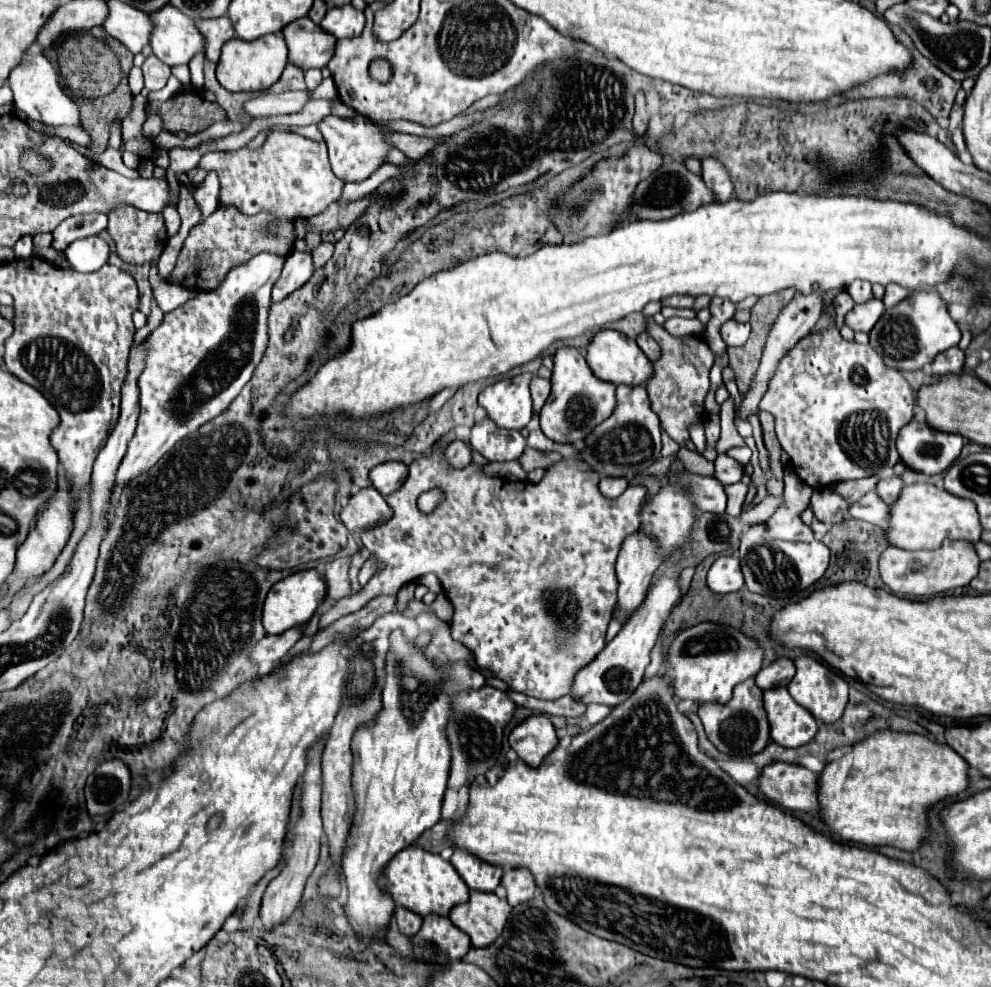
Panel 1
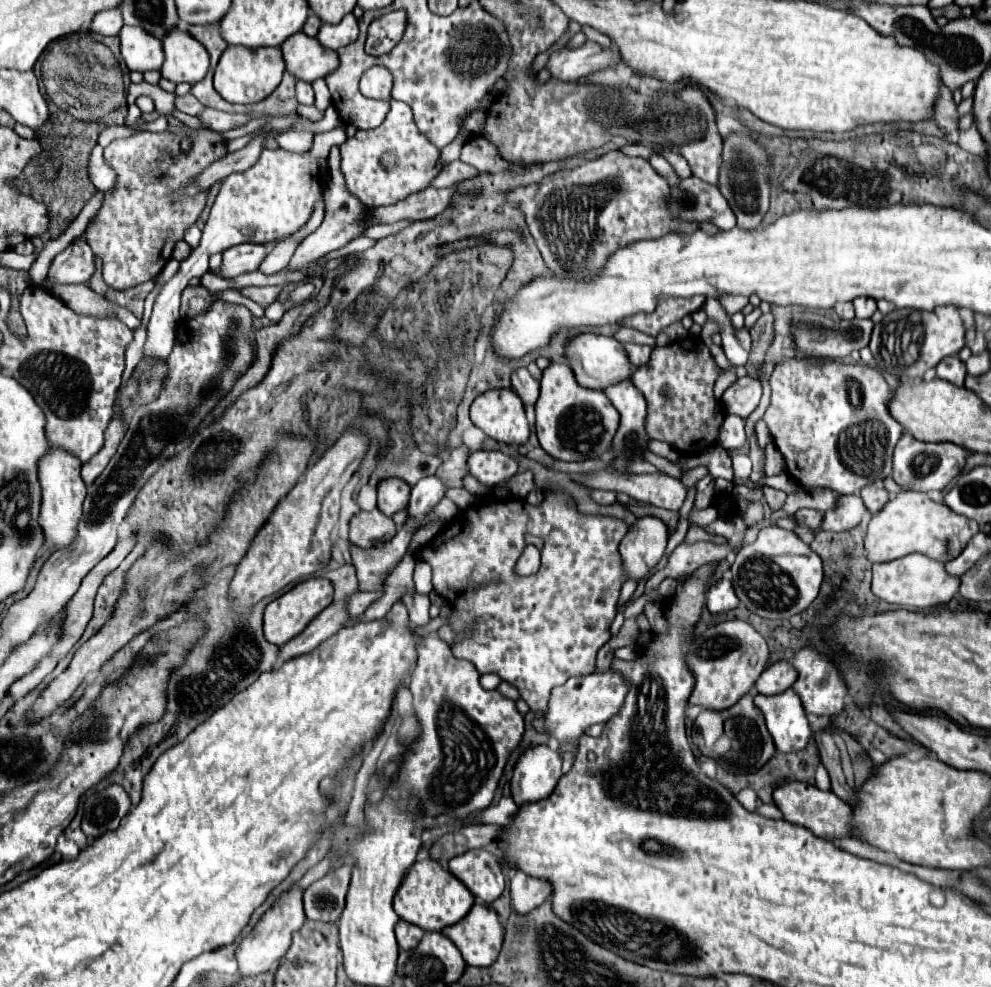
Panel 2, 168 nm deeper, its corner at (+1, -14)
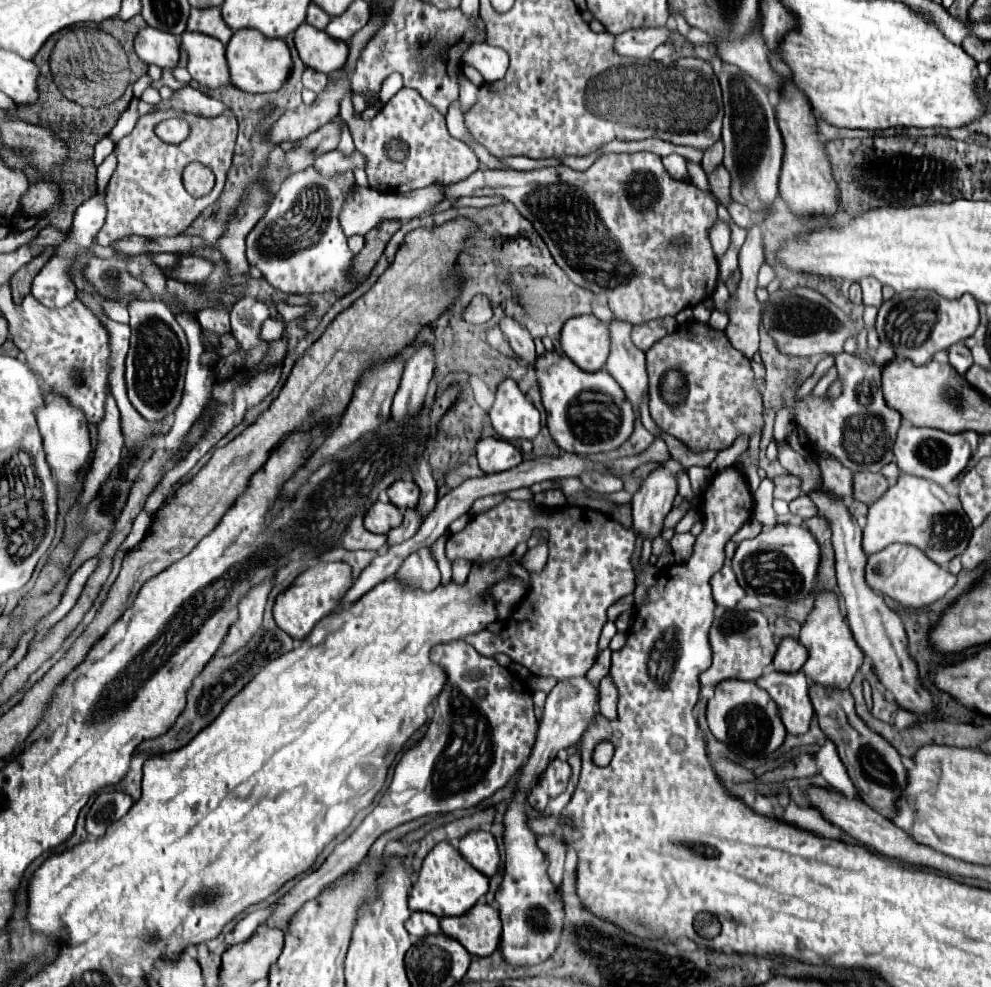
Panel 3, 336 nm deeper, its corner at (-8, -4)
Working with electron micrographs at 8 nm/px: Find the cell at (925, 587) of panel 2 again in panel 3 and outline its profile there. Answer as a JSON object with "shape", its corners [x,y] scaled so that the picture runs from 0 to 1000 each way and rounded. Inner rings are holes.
{"shape":[[[900,551],[880,561],[874,573],[874,588],[880,594],[880,598],[894,602],[912,614],[940,612],[949,608],[965,592],[963,582],[940,569],[930,557],[924,557],[924,553],[916,553],[916,551]]]}

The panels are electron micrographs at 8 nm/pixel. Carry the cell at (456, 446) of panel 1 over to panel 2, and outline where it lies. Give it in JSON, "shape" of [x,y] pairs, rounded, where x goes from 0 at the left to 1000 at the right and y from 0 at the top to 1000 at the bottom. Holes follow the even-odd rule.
{"shape":[[[441,482],[423,486],[415,498],[415,507],[411,513],[411,527],[425,529],[443,511],[443,507],[449,503],[449,496],[451,496],[449,490]]]}

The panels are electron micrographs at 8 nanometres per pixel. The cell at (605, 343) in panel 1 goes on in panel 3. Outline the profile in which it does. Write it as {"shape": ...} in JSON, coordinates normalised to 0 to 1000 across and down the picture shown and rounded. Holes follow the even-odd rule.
{"shape":[[[601,320],[575,322],[565,340],[571,361],[591,377],[601,377],[612,371],[616,359],[616,334]]]}

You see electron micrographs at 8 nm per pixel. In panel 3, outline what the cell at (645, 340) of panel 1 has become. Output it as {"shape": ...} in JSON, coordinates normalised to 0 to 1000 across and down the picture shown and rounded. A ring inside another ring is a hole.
{"shape":[[[666,322],[666,324],[658,324],[654,328],[646,328],[638,332],[638,347],[642,353],[646,355],[654,355],[658,349],[662,349],[666,342],[680,338],[680,334],[684,334],[684,326],[680,322]]]}

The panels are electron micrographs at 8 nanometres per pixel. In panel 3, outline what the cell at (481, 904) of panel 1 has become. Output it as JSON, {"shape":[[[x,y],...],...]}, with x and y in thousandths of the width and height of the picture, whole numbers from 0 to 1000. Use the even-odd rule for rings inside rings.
{"shape":[[[482,914],[466,928],[450,928],[444,932],[446,944],[460,950],[474,967],[494,969],[505,956],[505,926],[501,920]]]}

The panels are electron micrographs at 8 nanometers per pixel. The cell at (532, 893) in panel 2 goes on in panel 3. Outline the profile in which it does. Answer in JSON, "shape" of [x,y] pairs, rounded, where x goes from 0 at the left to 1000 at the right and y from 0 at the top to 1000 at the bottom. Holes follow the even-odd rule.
{"shape":[[[557,847],[543,849],[543,859],[553,871],[553,888],[559,894],[559,898],[567,896],[567,879],[569,879],[569,869],[571,869],[571,857],[567,851],[561,851]]]}

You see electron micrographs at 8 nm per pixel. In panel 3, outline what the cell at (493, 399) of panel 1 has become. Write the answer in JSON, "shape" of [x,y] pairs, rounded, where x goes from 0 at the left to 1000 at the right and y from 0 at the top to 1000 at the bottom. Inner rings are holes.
{"shape":[[[517,383],[505,387],[492,421],[507,444],[539,446],[545,438],[545,417]]]}

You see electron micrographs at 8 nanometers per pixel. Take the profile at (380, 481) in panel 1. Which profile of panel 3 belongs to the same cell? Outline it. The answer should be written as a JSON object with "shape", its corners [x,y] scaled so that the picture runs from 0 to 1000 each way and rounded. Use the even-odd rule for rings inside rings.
{"shape":[[[402,486],[392,494],[392,505],[402,515],[416,515],[422,511],[422,492],[418,488]]]}

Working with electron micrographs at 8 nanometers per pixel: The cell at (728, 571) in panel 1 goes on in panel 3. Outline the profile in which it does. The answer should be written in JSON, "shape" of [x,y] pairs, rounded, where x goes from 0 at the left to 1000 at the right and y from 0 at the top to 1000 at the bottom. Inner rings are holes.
{"shape":[[[731,573],[727,580],[723,580],[716,592],[718,592],[723,612],[731,616],[743,616],[743,612],[751,606],[751,598],[745,594],[737,573]]]}

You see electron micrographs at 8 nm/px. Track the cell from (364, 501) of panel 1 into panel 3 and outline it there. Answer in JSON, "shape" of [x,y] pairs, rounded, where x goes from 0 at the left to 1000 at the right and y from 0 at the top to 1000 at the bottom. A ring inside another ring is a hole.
{"shape":[[[377,509],[375,515],[367,523],[369,537],[377,541],[392,541],[396,535],[406,531],[406,519],[404,515],[396,513],[394,509]]]}

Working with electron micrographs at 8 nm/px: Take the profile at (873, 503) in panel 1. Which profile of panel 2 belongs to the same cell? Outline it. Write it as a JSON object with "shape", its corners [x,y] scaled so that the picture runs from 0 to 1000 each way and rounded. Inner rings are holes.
{"shape":[[[865,501],[857,503],[847,503],[847,509],[841,517],[830,519],[830,529],[828,537],[839,537],[839,539],[853,539],[863,535],[875,515],[871,515],[871,507],[867,507]]]}

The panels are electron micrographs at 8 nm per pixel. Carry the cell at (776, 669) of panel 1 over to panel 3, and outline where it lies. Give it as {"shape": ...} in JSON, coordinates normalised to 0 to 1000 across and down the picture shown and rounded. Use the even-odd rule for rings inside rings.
{"shape":[[[791,646],[787,652],[785,652],[785,659],[783,659],[783,665],[781,665],[781,677],[785,681],[805,681],[811,671],[815,667],[815,659],[811,659],[811,655],[801,648],[801,646]]]}

